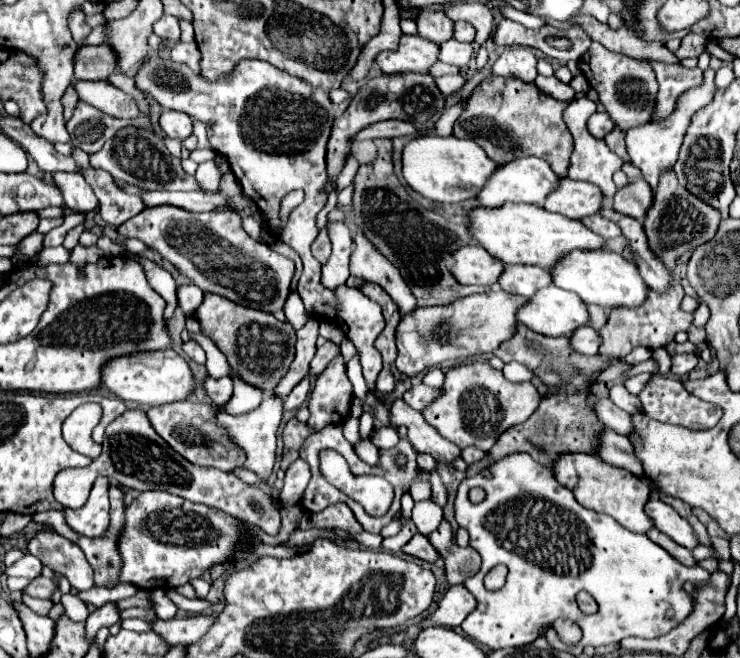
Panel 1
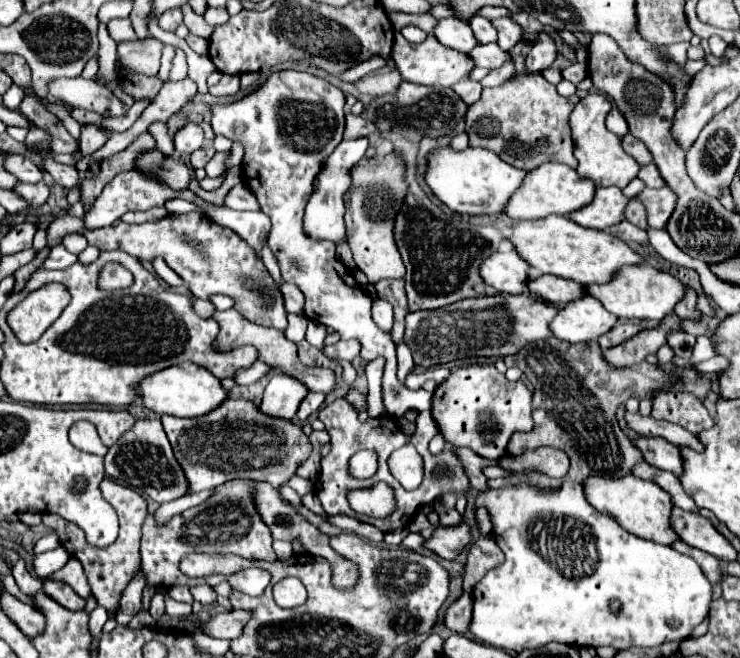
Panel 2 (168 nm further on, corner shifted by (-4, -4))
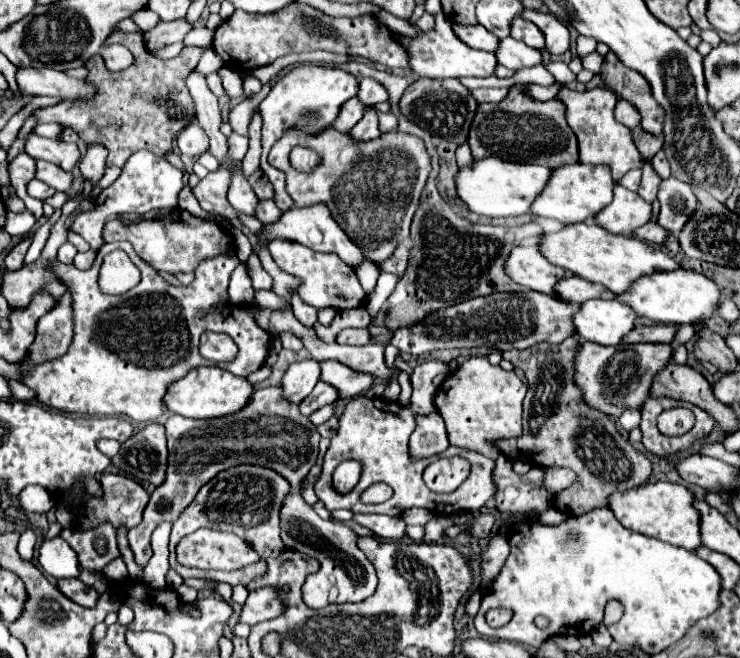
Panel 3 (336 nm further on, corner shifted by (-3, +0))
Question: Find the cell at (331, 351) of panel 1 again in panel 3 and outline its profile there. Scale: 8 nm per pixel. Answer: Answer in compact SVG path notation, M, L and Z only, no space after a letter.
M347 328L337 336L339 344L351 344L351 346L363 346L369 340L371 340L371 332L361 330L361 328Z

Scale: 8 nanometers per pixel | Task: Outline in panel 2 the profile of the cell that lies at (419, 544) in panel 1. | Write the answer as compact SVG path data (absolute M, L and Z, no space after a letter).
M460 524L454 528L436 528L428 540L424 540L424 548L438 554L444 560L454 560L466 546L470 544L470 526Z

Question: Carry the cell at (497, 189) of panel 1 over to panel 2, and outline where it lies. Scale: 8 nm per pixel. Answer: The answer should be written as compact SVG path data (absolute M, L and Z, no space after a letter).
M548 162L528 172L524 184L512 194L512 200L508 200L508 204L504 206L504 214L514 220L536 220L548 214L568 216L568 212L586 206L594 198L594 188L594 182L580 178L576 170L558 162Z

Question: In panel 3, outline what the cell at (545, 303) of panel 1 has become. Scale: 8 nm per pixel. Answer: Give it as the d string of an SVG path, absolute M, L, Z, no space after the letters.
M589 300L575 314L577 334L589 342L617 346L635 328L637 314L619 300Z

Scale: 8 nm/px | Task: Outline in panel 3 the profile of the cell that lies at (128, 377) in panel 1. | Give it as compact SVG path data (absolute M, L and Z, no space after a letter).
M201 366L191 370L183 380L169 386L169 392L165 394L165 406L179 416L185 418L219 418L239 412L239 408L247 406L247 400L253 396L253 384L247 378L235 376L227 370L221 370L217 366Z

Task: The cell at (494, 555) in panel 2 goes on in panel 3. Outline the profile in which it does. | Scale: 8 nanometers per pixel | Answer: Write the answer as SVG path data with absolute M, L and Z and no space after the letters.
M495 534L483 554L483 564L481 564L483 582L493 580L501 572L507 556L509 556L509 542L505 538L501 538L499 534Z

